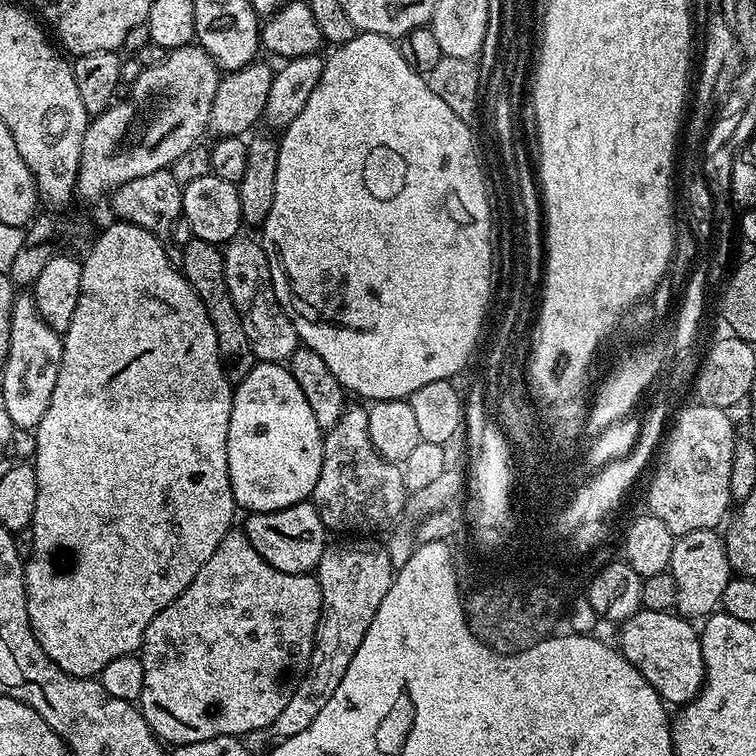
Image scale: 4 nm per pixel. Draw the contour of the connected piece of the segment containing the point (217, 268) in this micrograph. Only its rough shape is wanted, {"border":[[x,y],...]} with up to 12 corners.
{"border":[[183,245],[184,279],[214,326],[229,381],[257,359],[226,290],[223,251]]}

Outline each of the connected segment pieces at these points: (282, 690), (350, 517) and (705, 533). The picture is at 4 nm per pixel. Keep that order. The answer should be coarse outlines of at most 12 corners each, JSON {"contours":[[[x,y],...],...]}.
{"contours":[[[227,532],[146,626],[175,746],[271,729],[322,590]],[[368,408],[324,432],[310,502],[325,529],[372,534],[401,519],[399,463],[376,452]],[[711,528],[677,539],[675,611],[707,618],[734,573]]]}

